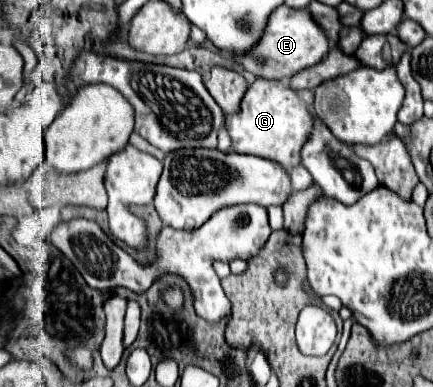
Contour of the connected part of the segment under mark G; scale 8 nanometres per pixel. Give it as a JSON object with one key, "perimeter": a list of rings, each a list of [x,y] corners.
{"perimeter":[[[255,79],[241,101],[241,111],[227,117],[225,127],[233,139],[233,149],[237,149],[237,153],[257,155],[279,163],[283,169],[291,169],[301,163],[301,147],[309,139],[313,123],[313,91],[293,91],[281,81]]]}

